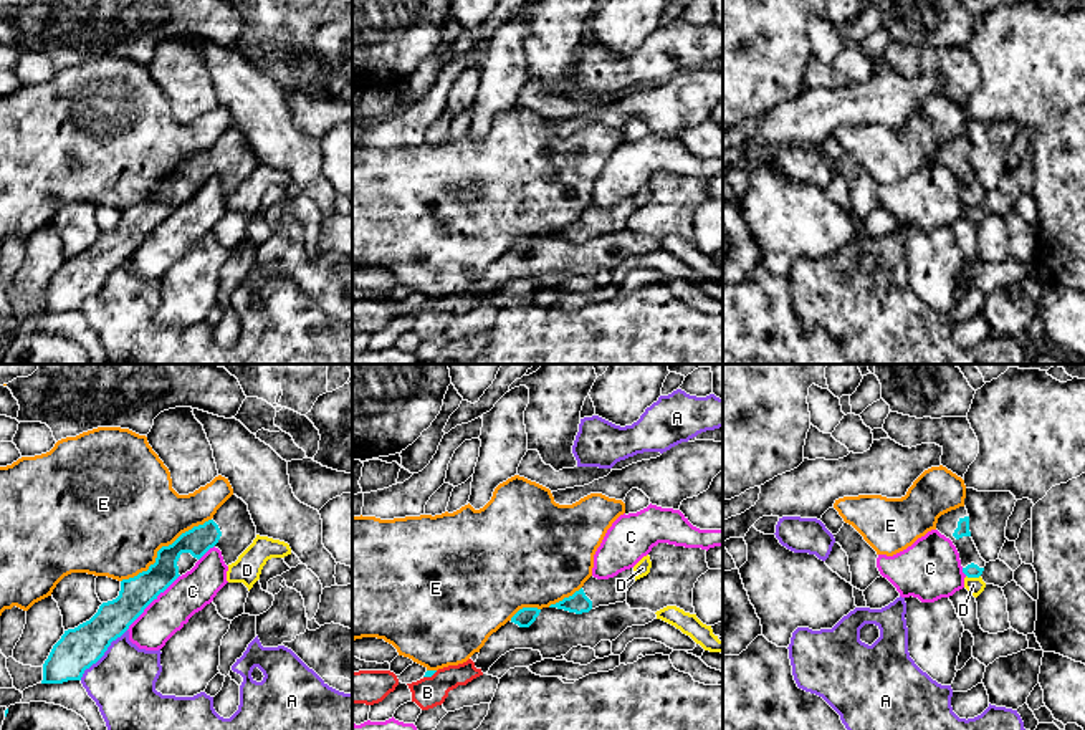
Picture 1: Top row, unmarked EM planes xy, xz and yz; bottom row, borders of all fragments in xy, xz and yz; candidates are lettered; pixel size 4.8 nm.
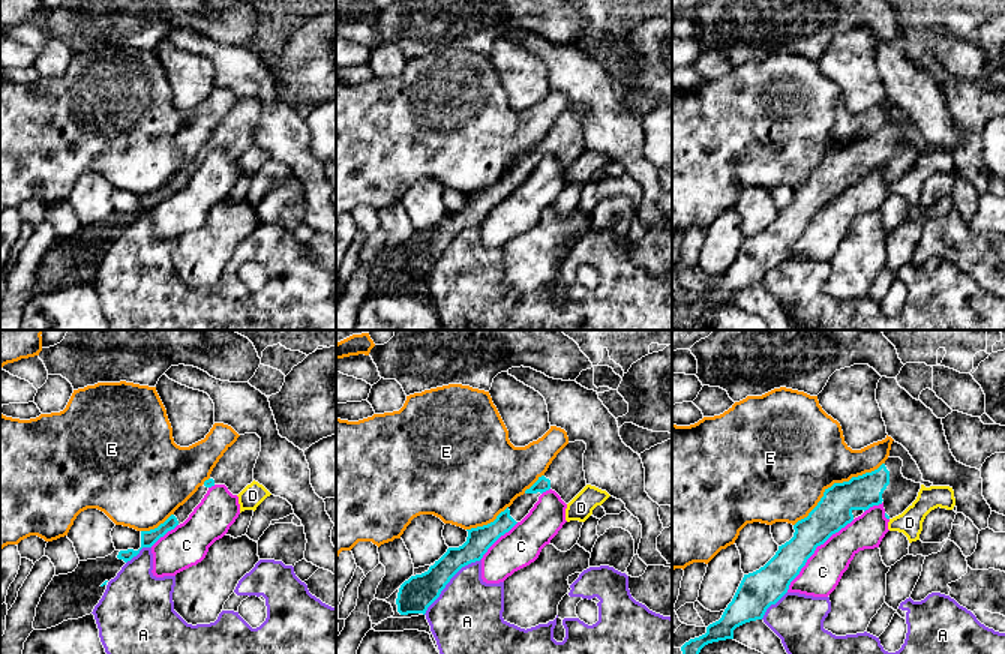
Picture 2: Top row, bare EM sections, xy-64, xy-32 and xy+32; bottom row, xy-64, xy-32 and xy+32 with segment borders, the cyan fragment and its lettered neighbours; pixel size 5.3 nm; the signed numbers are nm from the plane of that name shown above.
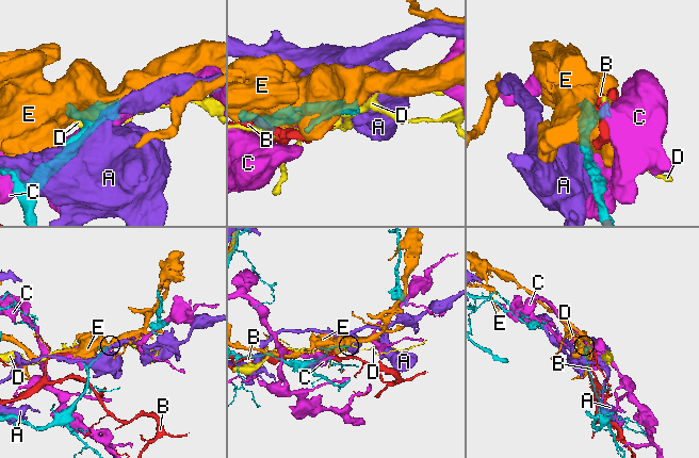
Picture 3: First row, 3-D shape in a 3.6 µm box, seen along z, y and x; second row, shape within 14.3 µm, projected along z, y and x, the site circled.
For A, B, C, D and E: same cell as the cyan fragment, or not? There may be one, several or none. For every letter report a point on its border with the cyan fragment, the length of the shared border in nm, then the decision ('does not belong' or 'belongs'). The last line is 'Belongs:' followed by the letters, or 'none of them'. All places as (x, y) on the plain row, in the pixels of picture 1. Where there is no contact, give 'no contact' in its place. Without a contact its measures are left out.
A: meets cyan in xy at (103, 283); contact 340 nm long; does not belong
B: meets cyan in xz at (430, 305); contact 80 nm long; does not belong
C: meets cyan in xy at (151, 230); contact 380 nm long; does not belong
D: meets cyan in yz at (973, 206); contact 70 nm long; does not belong
E: meets cyan in xy at (162, 176); contact 550 nm long; does not belong
Belongs: none of them

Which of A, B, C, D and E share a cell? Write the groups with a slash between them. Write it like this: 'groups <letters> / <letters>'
groups A / B / C / D / E

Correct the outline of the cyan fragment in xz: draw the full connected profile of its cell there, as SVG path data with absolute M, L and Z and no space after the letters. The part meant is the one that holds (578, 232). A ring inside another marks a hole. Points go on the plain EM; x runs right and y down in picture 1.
M633 197L609 209L597 209L590 205L579 220L556 233L551 233L549 237L582 243L599 235L624 232L627 230L627 220L633 212Z

